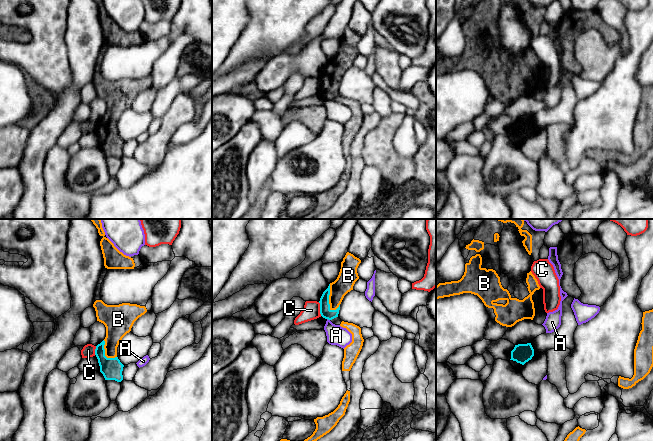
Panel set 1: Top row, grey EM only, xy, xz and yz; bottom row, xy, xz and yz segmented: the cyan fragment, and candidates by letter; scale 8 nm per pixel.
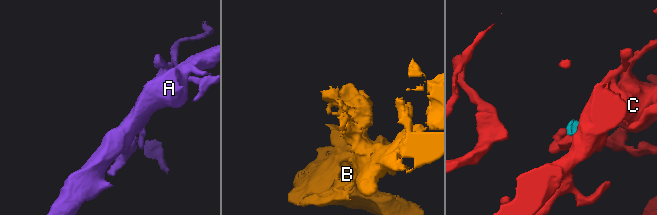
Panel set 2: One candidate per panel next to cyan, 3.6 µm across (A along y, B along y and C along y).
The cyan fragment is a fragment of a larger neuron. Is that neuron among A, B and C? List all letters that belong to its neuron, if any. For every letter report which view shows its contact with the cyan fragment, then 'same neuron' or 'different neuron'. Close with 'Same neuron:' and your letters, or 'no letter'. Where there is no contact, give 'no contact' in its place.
A: contact in xz; different neuron
B: contact in xz; same neuron
C: contact in xz; different neuron
Same neuron: B

